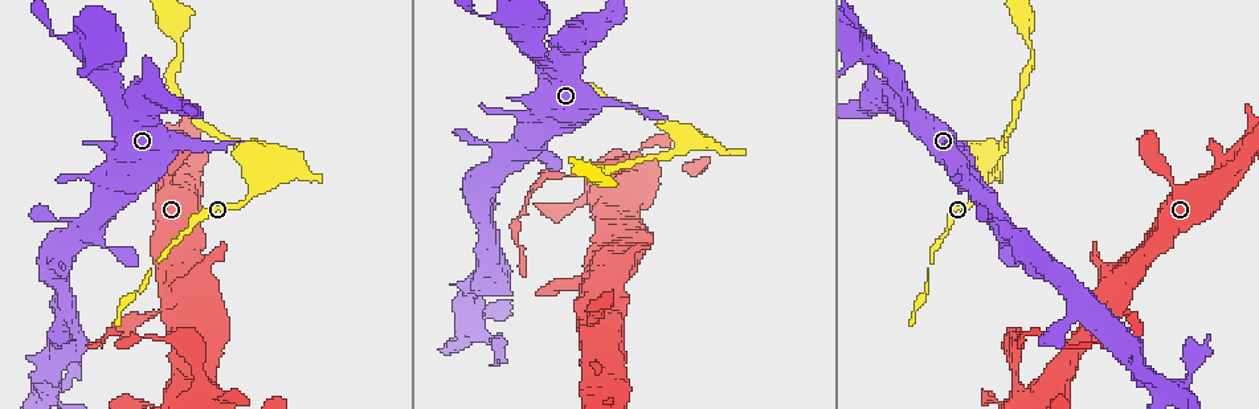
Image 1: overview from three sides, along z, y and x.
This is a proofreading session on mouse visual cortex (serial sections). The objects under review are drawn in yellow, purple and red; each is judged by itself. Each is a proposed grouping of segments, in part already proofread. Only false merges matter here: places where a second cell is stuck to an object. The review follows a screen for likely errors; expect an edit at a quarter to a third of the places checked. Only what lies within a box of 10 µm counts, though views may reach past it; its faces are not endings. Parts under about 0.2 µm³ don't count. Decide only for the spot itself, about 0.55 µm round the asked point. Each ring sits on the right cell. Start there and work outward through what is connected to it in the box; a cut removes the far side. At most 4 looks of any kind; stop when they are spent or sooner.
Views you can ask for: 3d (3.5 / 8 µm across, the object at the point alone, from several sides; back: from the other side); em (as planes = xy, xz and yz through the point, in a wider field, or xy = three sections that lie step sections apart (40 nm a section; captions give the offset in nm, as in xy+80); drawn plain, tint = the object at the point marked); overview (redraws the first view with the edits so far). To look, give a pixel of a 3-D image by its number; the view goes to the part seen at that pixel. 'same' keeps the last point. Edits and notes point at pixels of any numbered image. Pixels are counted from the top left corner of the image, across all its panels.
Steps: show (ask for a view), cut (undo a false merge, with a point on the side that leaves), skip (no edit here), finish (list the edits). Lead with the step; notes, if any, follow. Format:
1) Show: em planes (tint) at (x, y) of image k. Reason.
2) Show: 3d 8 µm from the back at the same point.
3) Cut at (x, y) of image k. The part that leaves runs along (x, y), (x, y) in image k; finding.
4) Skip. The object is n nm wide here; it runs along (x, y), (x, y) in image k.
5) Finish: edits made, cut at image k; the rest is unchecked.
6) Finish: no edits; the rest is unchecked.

Show: 3d 8 µm at (264, 153) of image 1. Sharp bend.

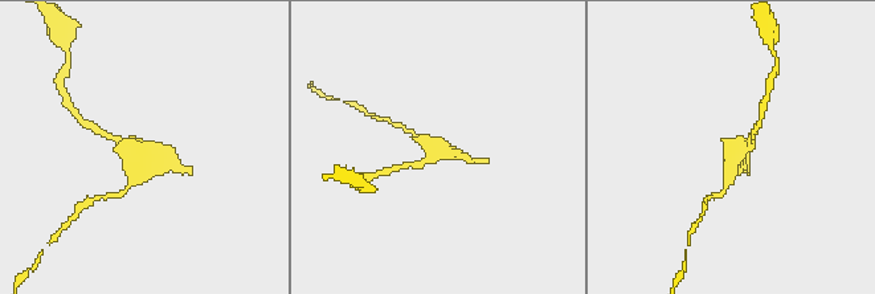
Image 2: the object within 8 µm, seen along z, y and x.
Show: 3d 3.5 µm at the same point.

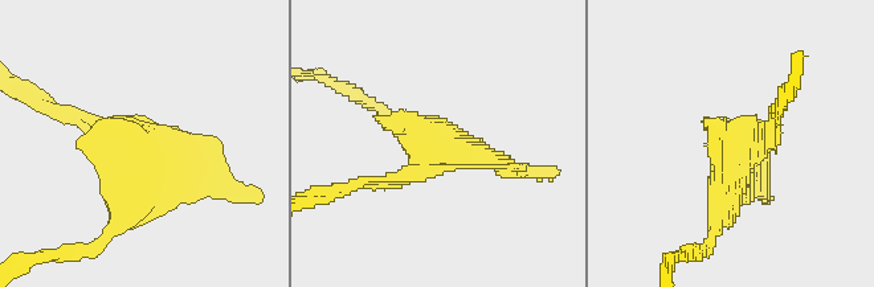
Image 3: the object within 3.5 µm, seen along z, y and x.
Skip. It runs along (715, 220), (731, 155), (772, 114) in image 3; one cell here.

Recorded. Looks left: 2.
Show: 3d 8 µm at (1017, 378) of image 1.

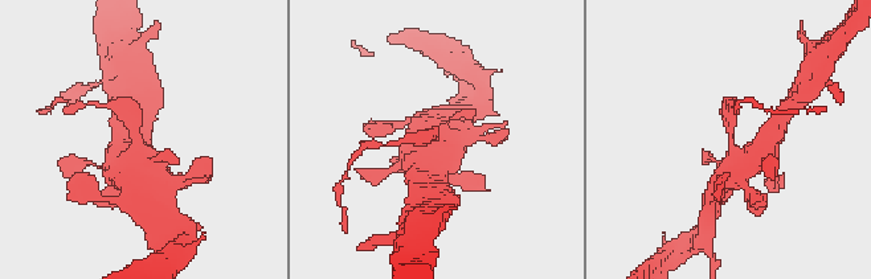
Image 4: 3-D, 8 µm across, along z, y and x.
Show: em xy step 5 (tint) at the same point. The arms are 350, 800 nm wide.

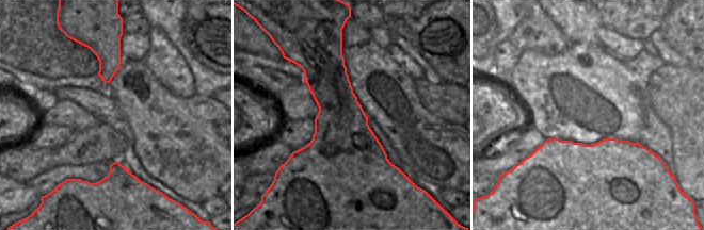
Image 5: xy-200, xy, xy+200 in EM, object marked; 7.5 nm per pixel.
Skip. It runs along (753, 156), (732, 150), (732, 107) in image 4; all the same cell.

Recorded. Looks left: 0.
Finish: no edits; the rest is unchecked.

